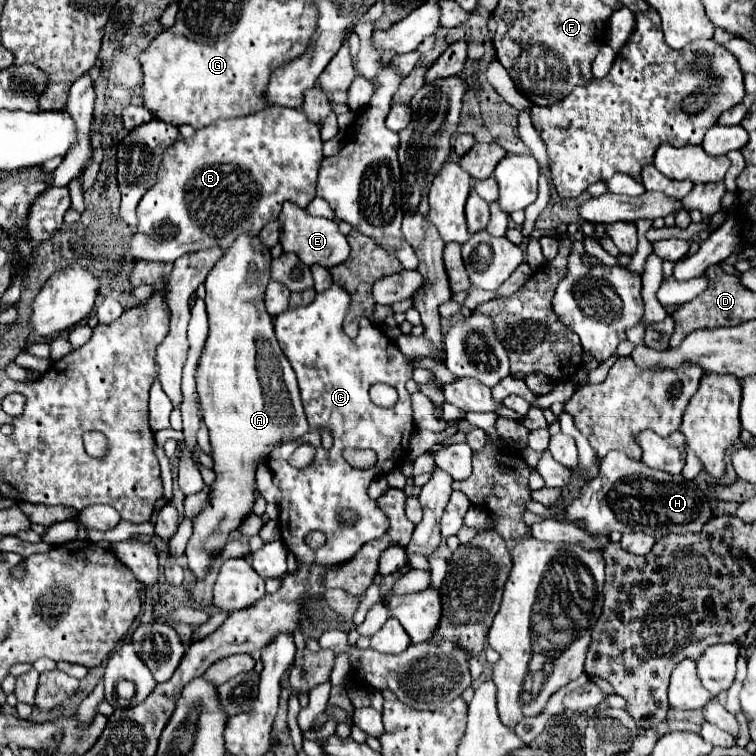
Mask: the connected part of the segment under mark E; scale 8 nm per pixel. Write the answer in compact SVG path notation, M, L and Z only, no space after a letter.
M285 202L283 210L279 214L279 224L281 224L281 246L283 246L283 250L297 254L299 260L307 266L321 264L325 268L331 268L331 266L339 266L349 256L347 238L339 232L339 226L335 220L311 216L303 208L299 208L297 204Z

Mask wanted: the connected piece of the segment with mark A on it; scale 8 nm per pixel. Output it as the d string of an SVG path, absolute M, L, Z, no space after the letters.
M241 234L237 236L231 246L223 252L215 268L211 268L205 288L205 304L207 304L207 314L209 314L209 336L205 342L205 350L199 362L199 372L197 372L197 394L199 394L199 404L203 408L203 422L209 428L209 438L211 438L211 448L213 448L213 460L215 460L215 474L217 480L211 486L211 496L207 508L203 508L201 514L195 516L193 520L193 534L187 542L187 558L189 558L189 568L197 578L201 578L209 566L211 566L211 554L219 548L223 548L227 536L231 530L237 530L241 520L251 512L253 502L255 502L255 470L257 464L267 460L269 452L293 438L299 438L309 432L309 424L301 406L299 398L299 388L297 388L297 378L295 372L285 358L285 354L279 348L279 342L275 340L273 332L273 320L265 310L263 296L265 288L269 284L269 264L271 264L271 252L269 248L261 242L259 236L251 234Z

